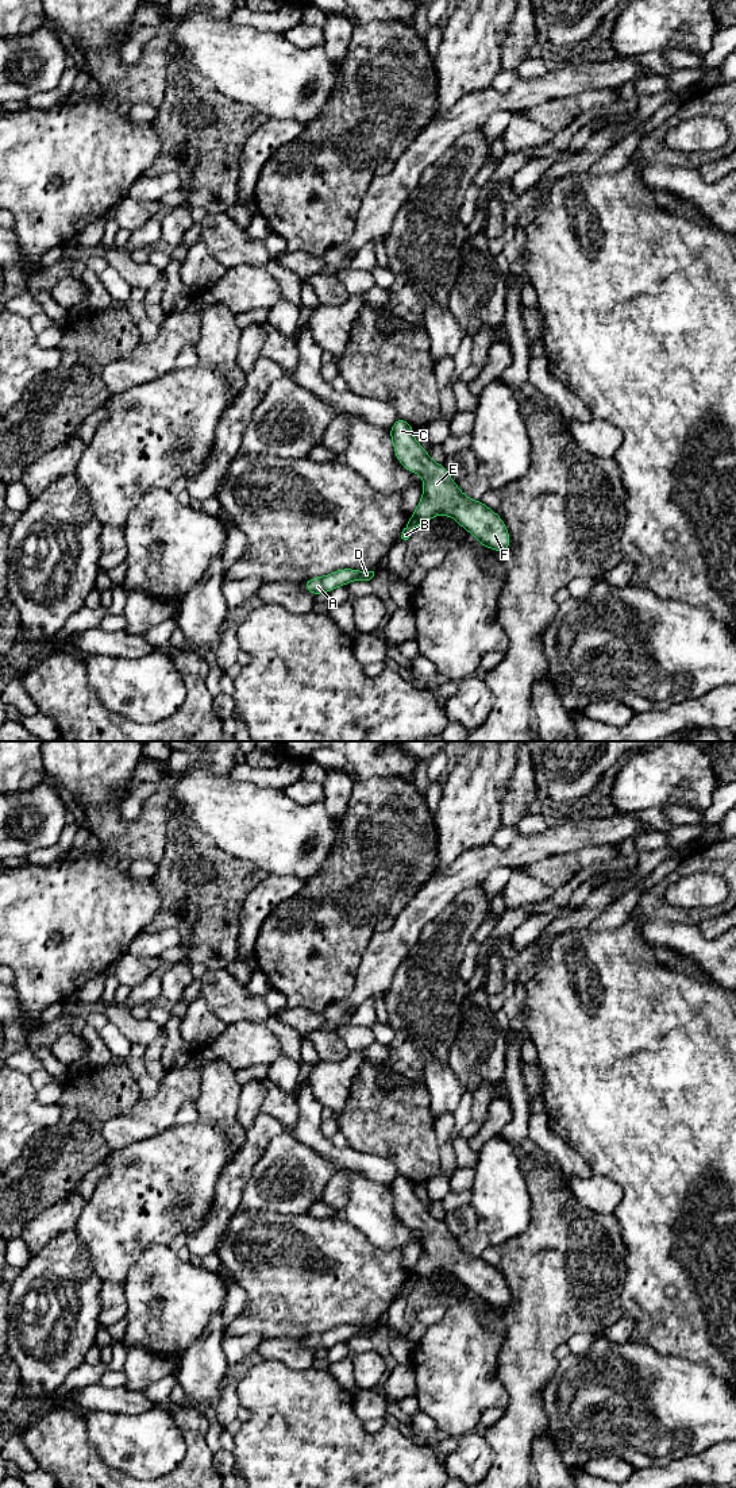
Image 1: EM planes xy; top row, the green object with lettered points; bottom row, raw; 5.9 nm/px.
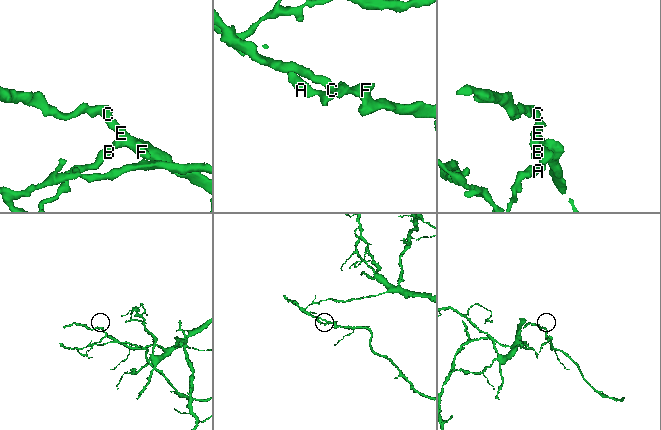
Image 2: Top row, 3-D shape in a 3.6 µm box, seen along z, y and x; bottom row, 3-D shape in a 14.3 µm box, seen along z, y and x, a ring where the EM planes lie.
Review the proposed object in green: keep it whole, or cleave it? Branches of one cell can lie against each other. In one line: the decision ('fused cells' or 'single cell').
fused cells

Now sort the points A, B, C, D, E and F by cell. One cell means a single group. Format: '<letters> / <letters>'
A B D / C E F

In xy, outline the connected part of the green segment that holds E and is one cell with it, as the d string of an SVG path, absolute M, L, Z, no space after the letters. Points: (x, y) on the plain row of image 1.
M397 1172L389 1190L400 1221L423 1234L423 1250L412 1271L417 1280L428 1280L433 1272L452 1273L482 1303L504 1311L510 1299L504 1276L482 1257L463 1250L446 1223L433 1218L415 1195L413 1186Z

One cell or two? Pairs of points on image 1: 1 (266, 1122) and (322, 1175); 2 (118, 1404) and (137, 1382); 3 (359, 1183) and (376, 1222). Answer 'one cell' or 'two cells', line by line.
1: two cells
2: two cells
3: one cell

